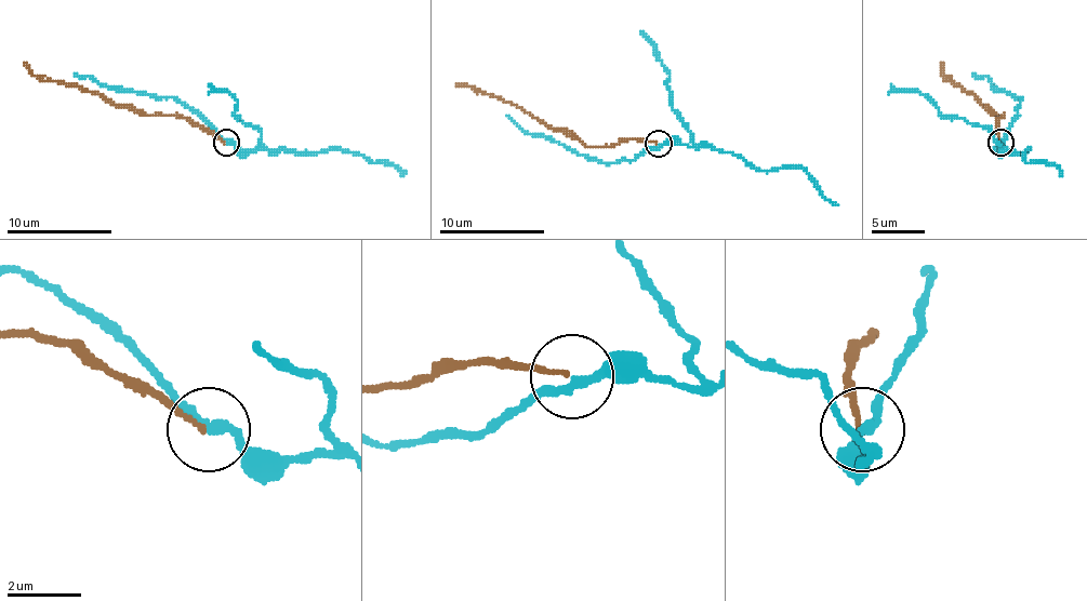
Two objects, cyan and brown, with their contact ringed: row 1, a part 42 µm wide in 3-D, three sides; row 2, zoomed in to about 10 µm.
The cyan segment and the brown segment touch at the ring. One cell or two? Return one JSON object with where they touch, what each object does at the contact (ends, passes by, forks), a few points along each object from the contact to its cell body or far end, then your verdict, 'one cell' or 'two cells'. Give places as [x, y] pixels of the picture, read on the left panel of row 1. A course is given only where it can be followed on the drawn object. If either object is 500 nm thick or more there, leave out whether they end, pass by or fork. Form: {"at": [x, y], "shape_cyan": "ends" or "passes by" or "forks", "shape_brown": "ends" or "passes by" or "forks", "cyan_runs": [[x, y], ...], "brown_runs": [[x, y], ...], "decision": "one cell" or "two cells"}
{"at": [226, 142], "shape_cyan": "passes by", "shape_brown": "ends", "cyan_runs": [[226, 142], [244, 152], [358, 152], [369, 160], [389, 162], [406, 173]], "brown_runs": [[224, 142], [193, 125], [185, 118], [116, 107], [77, 87], [42, 81], [24, 63]], "decision": "two cells"}

